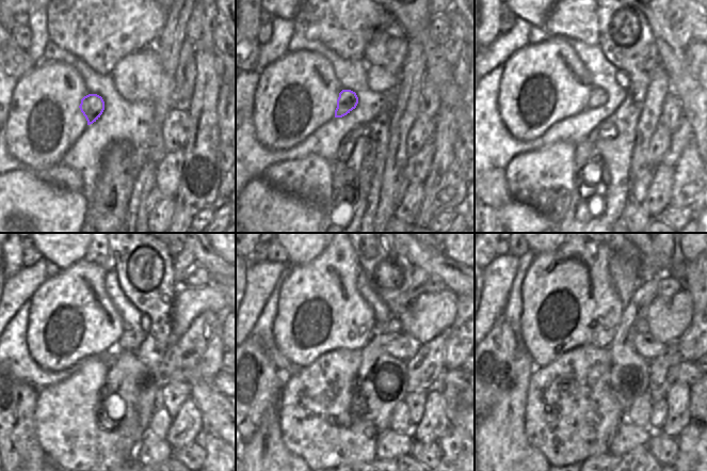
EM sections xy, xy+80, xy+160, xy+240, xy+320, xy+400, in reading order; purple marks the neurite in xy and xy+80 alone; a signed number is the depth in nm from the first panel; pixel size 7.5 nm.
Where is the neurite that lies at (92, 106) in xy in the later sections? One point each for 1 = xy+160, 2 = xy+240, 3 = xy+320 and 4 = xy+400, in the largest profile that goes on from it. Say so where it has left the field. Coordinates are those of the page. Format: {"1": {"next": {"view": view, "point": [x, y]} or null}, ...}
{"1": {"next": {"view": "xy+160", "point": [598, 96]}}, "2": {"next": {"view": "xy+240", "point": [125, 343]}}, "3": {"next": {"view": "xy+320", "point": [401, 346]}}, "4": {"next": {"view": "xy+400", "point": [645, 345]}}}

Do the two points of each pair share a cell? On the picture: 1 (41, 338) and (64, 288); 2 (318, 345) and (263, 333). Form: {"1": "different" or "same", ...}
{"1": "same", "2": "different"}

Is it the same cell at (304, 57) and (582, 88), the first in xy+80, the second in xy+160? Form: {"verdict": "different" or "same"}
{"verdict": "same"}

